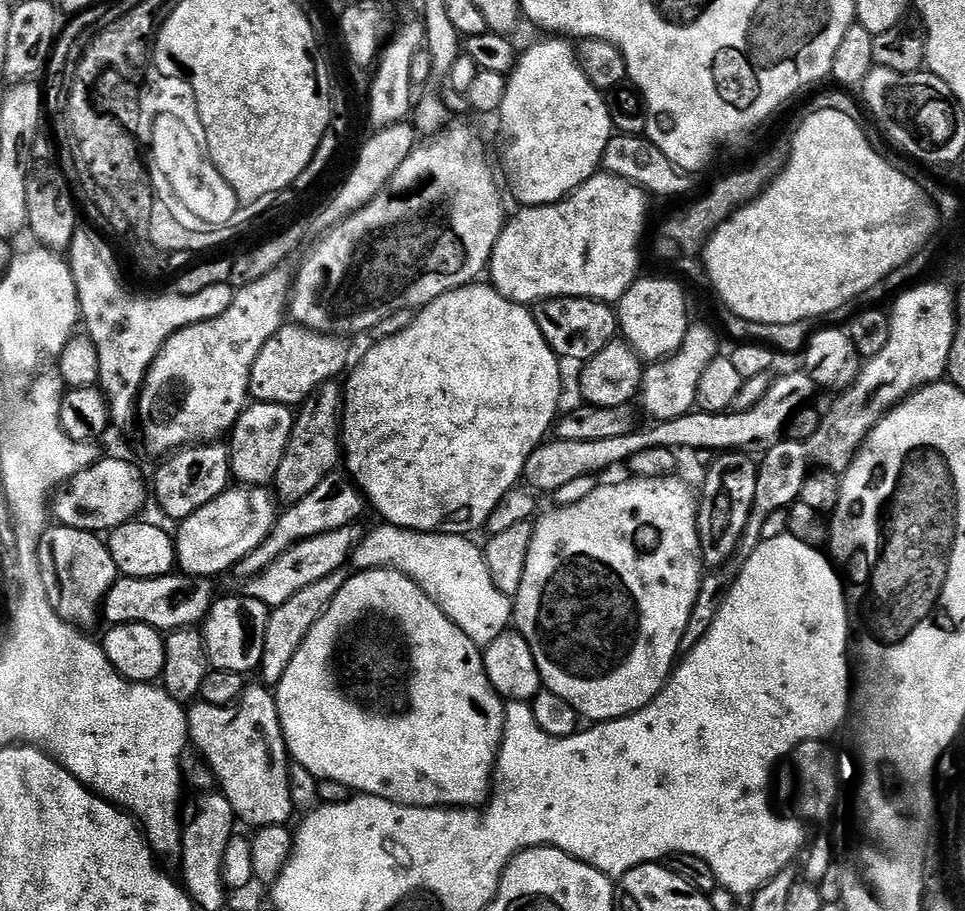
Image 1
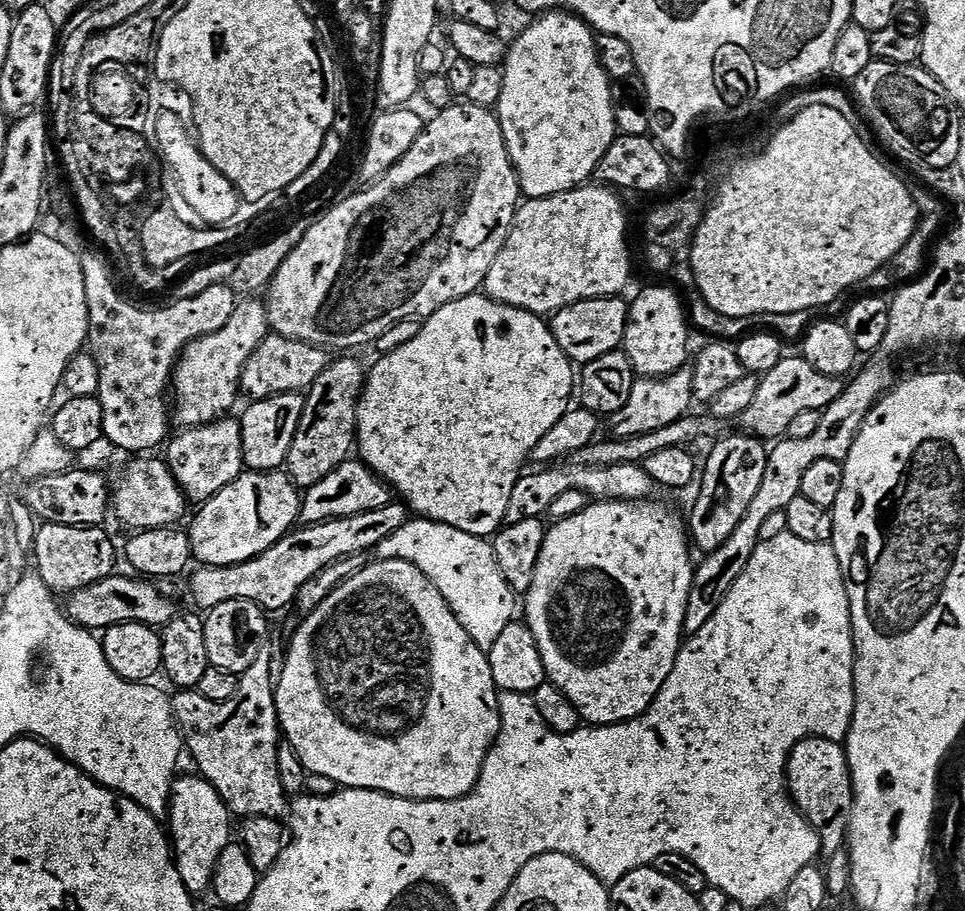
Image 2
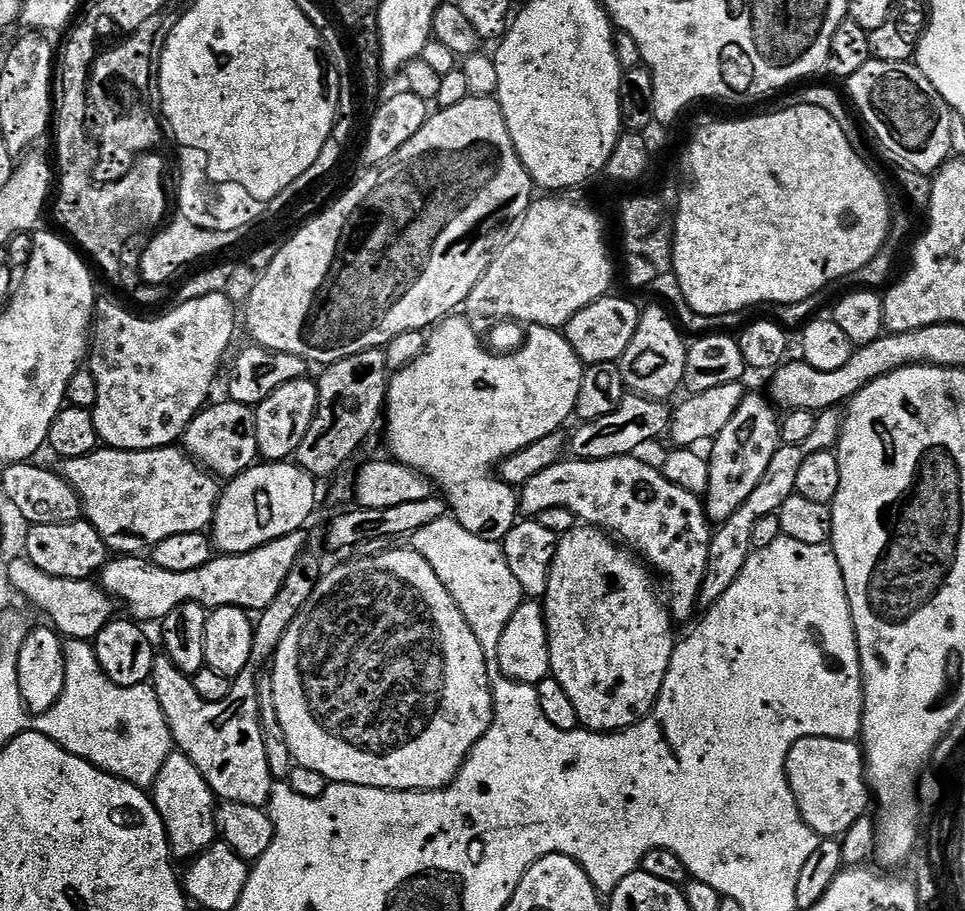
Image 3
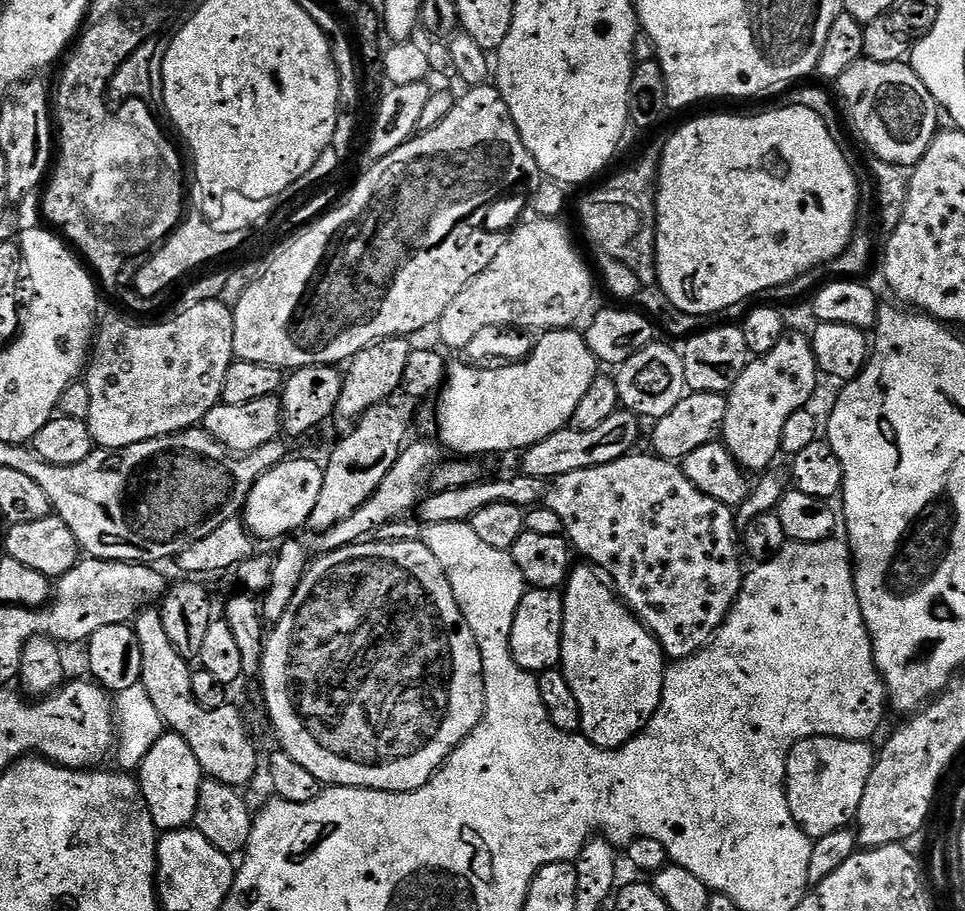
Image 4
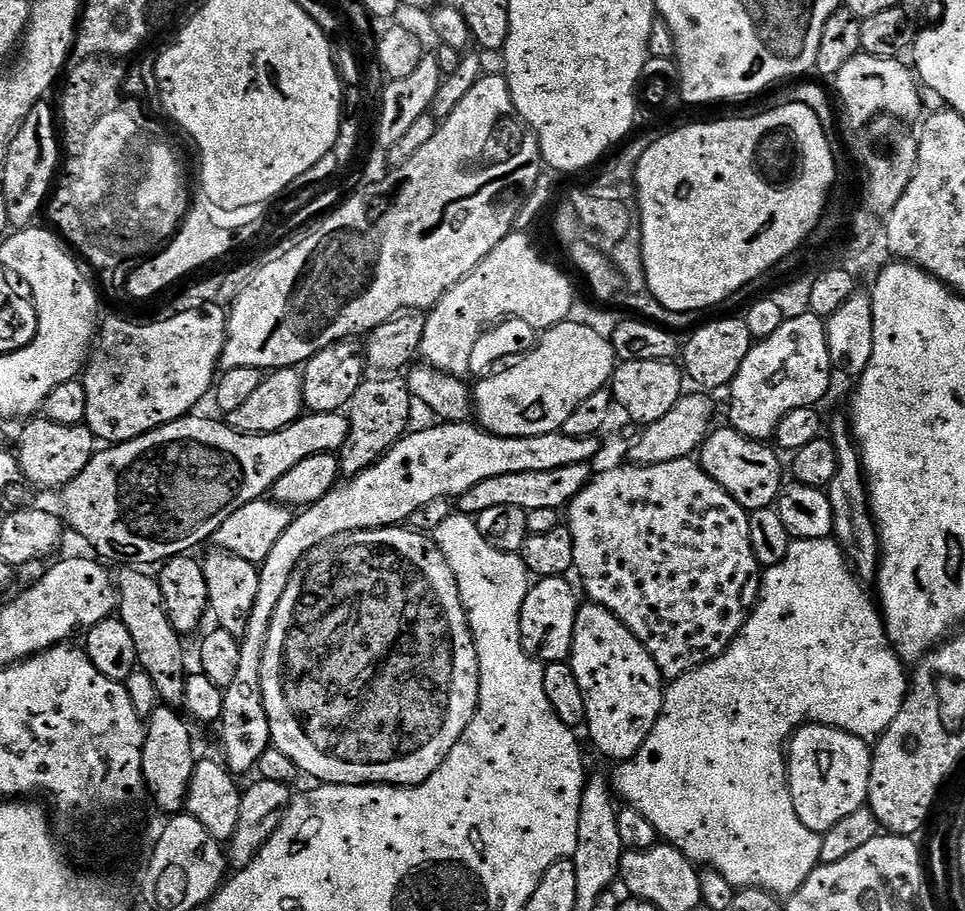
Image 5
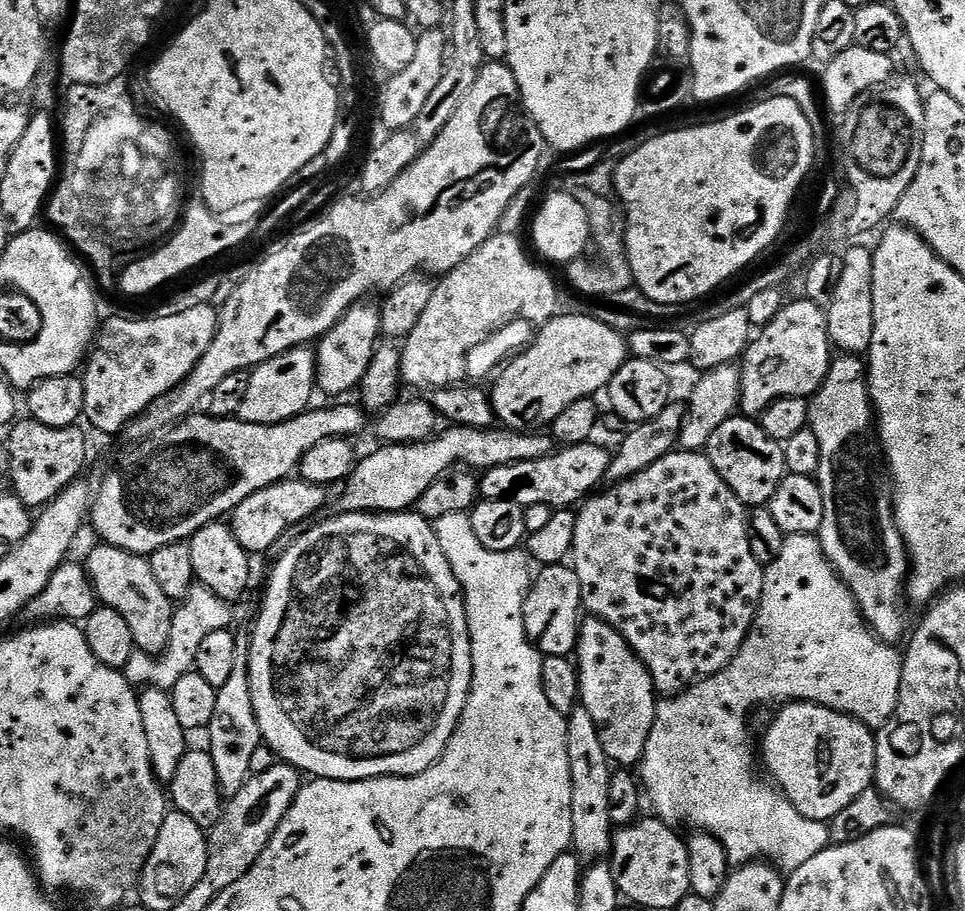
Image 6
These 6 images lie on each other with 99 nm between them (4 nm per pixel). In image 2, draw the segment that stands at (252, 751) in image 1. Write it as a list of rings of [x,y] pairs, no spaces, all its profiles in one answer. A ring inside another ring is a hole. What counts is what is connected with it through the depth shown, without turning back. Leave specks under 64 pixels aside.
[[[260,652],[254,666],[239,673],[234,698],[226,698],[226,702],[210,702],[210,698],[202,698],[202,694],[195,690],[180,690],[171,697],[172,713],[176,715],[176,724],[180,727],[187,755],[196,759],[200,767],[197,768],[199,775],[212,783],[214,790],[218,790],[220,797],[228,803],[228,811],[236,818],[280,818],[290,808],[290,796],[284,792],[279,778],[278,750],[282,745],[282,733],[276,713],[274,668],[272,672],[270,652]]]

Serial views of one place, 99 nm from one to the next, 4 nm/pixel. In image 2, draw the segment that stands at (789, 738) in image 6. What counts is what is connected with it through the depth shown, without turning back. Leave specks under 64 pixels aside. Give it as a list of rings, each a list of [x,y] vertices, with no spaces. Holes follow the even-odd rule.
[[[812,736],[798,742],[788,755],[788,790],[801,816],[820,833],[820,847],[825,853],[839,852],[845,847],[848,819],[852,813],[852,771],[843,743]]]

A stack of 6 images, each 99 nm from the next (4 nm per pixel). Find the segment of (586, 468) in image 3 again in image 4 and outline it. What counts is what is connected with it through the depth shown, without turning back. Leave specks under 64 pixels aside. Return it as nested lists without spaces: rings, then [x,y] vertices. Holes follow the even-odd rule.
[[[629,454],[609,464],[599,464],[593,468],[574,470],[570,474],[557,476],[547,485],[546,503],[548,502],[549,510],[560,519],[560,524],[564,527],[563,535],[570,541],[573,549],[579,555],[581,552],[584,558],[591,561],[601,573],[610,577],[610,583],[616,595],[628,605],[628,609],[639,618],[640,623],[648,627],[649,632],[659,642],[665,657],[672,662],[685,660],[693,656],[695,652],[701,652],[707,644],[712,642],[712,637],[724,625],[725,618],[730,614],[732,603],[740,597],[740,588],[744,585],[746,568],[740,565],[742,548],[738,543],[738,525],[733,509],[729,508],[727,504],[710,498],[710,494],[702,494],[702,490],[698,490],[694,486],[694,482],[690,482],[690,478],[686,478],[684,469],[679,463],[662,460],[655,454],[636,455]]]

